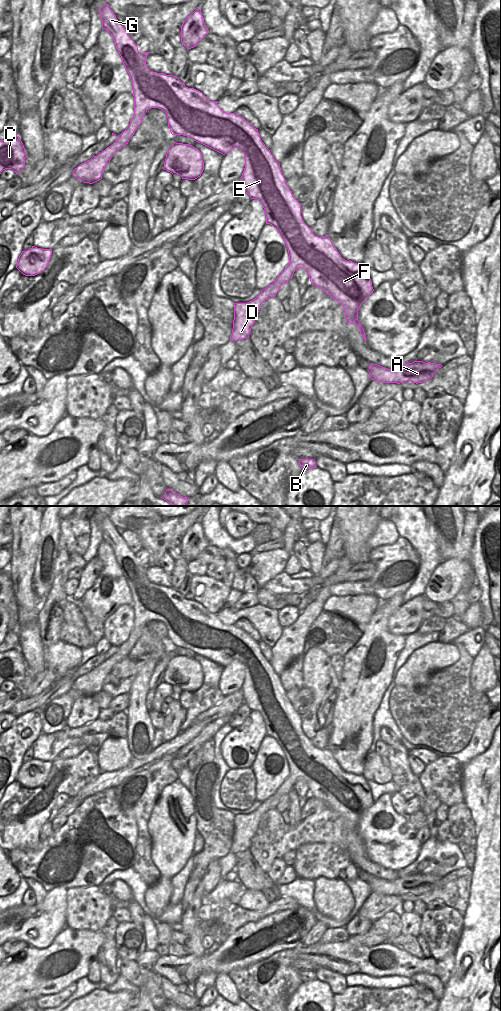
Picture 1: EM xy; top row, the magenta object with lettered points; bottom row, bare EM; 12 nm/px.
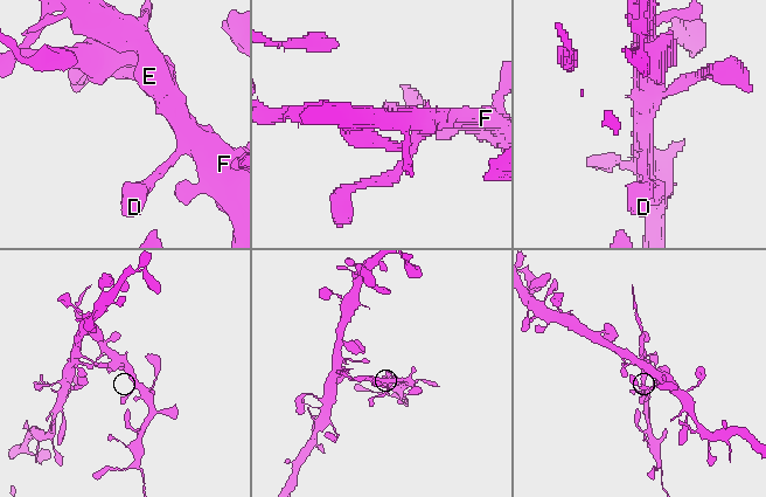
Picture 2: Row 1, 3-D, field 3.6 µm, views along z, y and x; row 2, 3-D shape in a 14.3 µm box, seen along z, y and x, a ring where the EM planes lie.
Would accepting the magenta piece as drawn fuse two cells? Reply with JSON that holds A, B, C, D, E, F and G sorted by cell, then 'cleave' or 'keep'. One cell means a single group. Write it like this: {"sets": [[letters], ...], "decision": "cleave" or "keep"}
{"sets": [["A", "B", "D", "E", "F", "G"], ["C"]], "decision": "cleave"}

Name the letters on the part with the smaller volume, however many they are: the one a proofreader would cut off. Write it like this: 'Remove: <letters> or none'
Remove: A, B, D, E, F, G

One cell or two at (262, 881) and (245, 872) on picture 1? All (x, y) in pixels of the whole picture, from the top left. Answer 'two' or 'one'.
one

